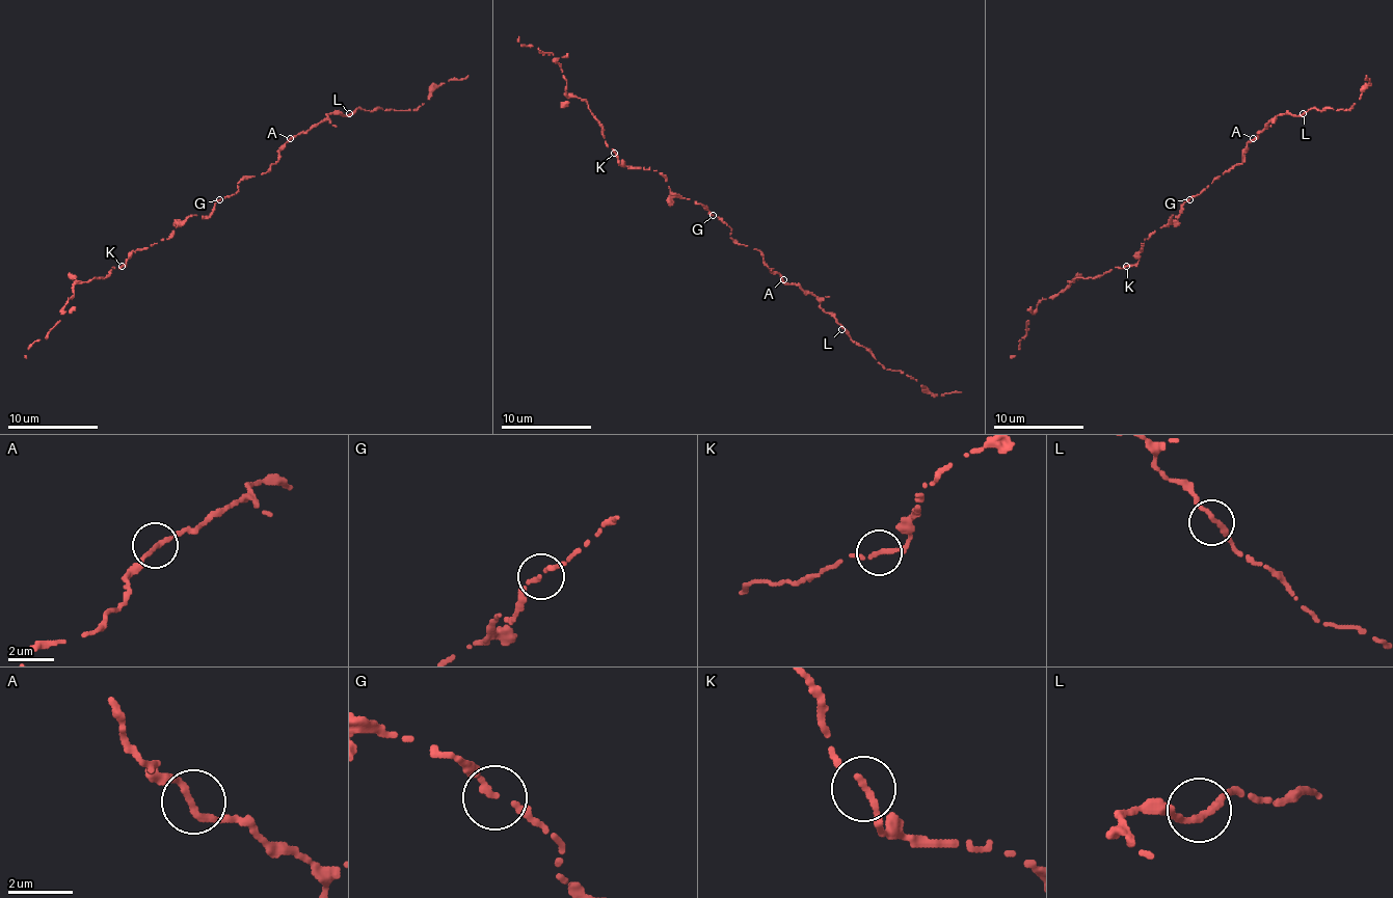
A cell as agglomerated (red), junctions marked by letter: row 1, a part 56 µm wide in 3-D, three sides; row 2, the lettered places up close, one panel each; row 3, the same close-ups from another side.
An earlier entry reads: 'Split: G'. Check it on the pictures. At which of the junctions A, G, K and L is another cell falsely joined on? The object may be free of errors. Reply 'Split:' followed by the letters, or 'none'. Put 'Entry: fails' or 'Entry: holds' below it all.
Split: none
Entry: fails

